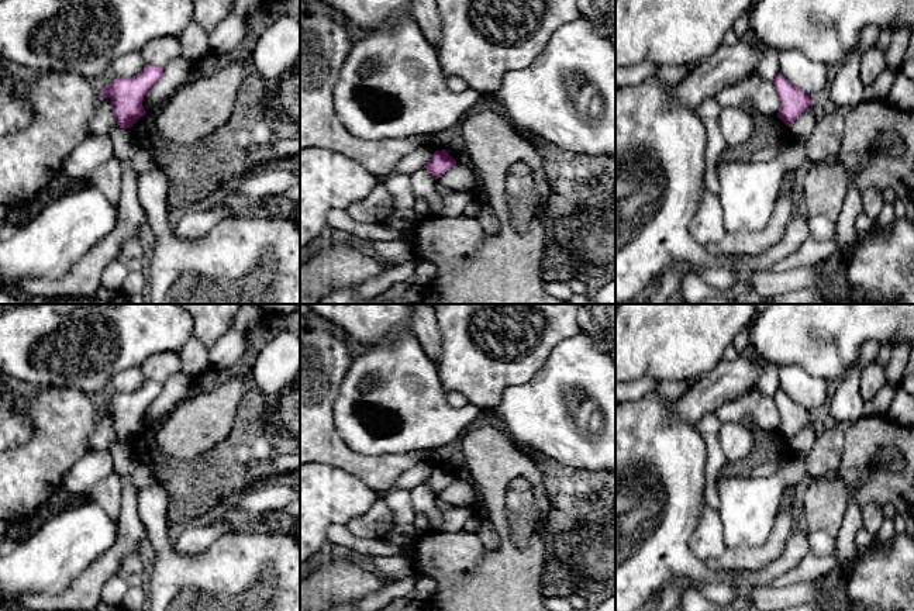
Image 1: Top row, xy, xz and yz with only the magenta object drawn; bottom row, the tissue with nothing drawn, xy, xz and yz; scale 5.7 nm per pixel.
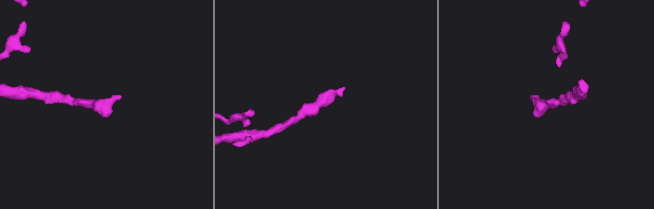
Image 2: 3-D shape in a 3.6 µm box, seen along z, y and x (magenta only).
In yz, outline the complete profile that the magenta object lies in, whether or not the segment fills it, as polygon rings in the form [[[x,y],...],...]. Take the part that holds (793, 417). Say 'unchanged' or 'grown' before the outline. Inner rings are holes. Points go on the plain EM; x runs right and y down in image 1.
unchanged; [[[780,387],[773,394],[780,415],[777,434],[790,442],[796,434],[811,421],[811,412],[801,404],[790,398]]]

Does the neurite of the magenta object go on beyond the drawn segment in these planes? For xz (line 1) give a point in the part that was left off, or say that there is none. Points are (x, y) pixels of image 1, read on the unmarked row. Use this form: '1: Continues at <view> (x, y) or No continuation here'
1: No continuation here

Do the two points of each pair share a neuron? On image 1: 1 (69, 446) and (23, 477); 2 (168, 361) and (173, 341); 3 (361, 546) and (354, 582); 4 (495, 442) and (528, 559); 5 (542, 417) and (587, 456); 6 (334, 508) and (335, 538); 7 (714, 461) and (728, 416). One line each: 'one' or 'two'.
1: one
2: two
3: two
4: one
5: one
6: two
7: two

